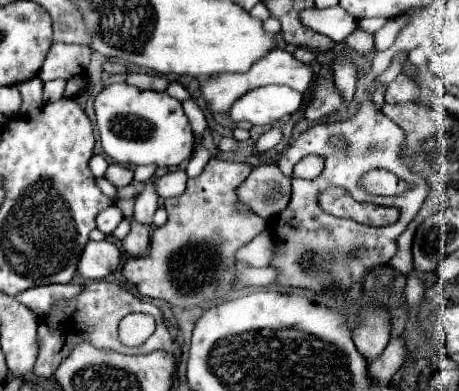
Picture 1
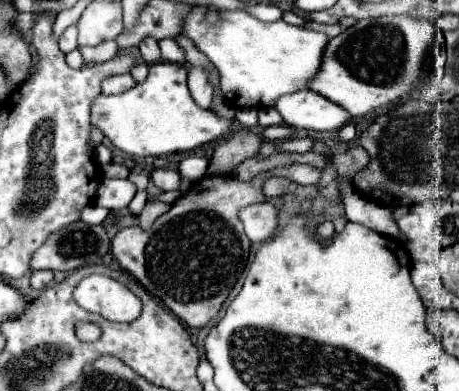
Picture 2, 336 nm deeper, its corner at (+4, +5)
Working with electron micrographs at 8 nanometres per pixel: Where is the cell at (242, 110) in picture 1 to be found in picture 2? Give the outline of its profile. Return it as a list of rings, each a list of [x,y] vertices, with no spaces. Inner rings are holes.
[[[310,89],[280,97],[274,107],[280,111],[286,125],[306,131],[338,131],[352,119],[344,107]]]

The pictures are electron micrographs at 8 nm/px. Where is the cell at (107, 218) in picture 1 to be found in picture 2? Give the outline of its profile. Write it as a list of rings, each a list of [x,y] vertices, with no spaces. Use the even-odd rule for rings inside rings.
[[[104,179],[100,183],[96,203],[110,211],[118,211],[128,207],[134,193],[136,193],[136,185],[128,179]]]

